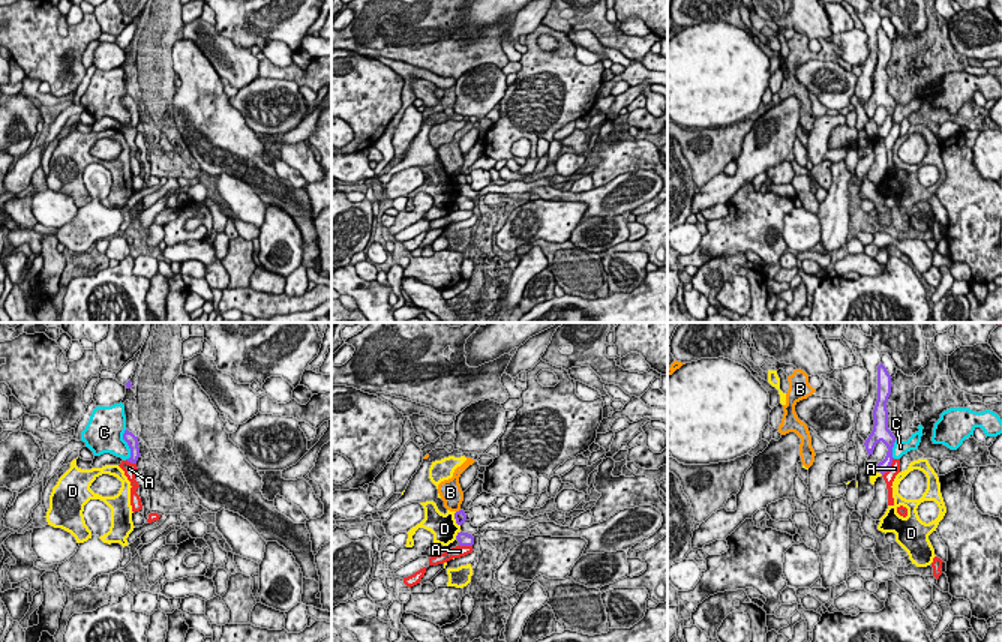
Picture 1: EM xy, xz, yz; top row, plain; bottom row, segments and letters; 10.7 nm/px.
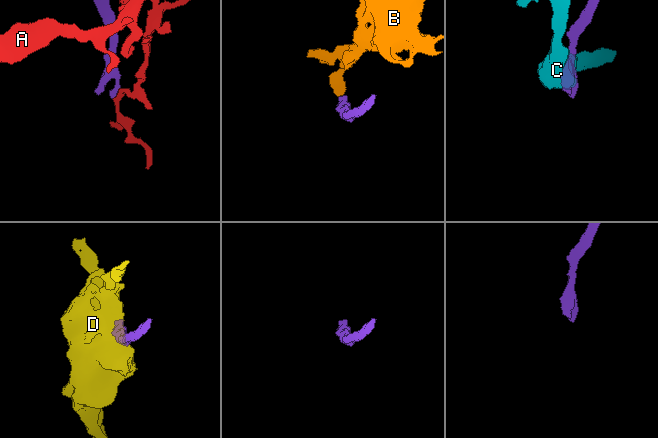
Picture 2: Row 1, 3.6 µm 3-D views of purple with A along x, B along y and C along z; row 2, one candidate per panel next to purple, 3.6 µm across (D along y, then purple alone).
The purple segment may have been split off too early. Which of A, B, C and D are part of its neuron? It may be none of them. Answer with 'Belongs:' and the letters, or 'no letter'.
Belongs: no letter

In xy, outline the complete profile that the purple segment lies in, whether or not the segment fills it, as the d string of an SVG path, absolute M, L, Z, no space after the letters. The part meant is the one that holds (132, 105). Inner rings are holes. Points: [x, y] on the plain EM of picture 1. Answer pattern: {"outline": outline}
{"outline": "M128 93L123 98L123 104L128 106L129 112L130 112L130 122L126 123L130 128L136 128L140 118L140 111L138 111L138 100L135 100L132 96L129 96Z"}

